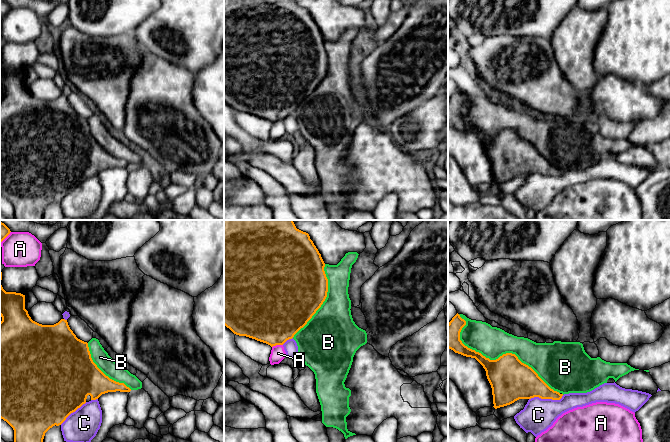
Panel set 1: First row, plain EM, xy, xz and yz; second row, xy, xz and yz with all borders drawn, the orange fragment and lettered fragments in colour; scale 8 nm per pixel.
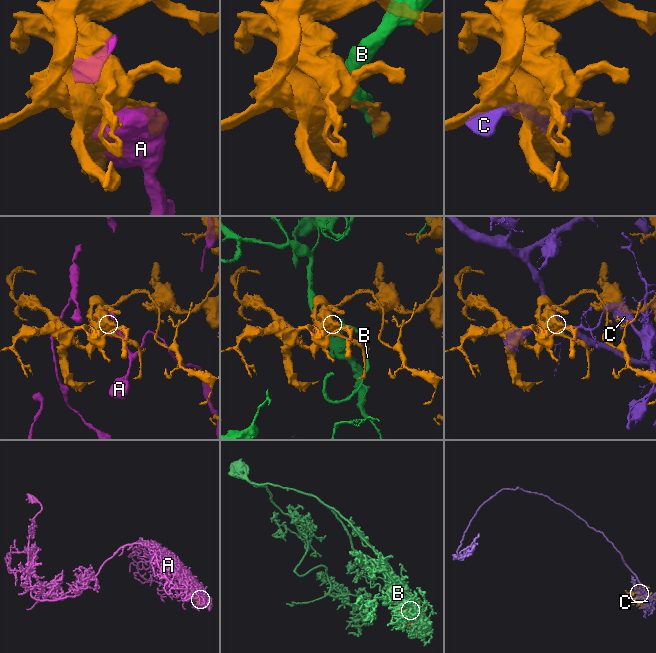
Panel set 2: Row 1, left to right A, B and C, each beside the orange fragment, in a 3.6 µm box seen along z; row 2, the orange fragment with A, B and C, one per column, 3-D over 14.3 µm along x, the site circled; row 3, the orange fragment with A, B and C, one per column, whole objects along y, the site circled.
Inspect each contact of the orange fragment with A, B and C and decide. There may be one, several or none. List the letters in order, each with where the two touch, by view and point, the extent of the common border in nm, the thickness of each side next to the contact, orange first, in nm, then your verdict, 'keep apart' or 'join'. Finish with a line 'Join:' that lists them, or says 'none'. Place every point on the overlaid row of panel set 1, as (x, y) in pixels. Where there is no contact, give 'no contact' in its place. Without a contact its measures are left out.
A: xz (277, 344) | 90 nm | 480/120 nm | keep apart
B: yz (497, 359) | 1050 nm | 340/260 nm | join
C: yz (546, 398) | 280 nm | 280/260 nm | keep apart
Join: B

